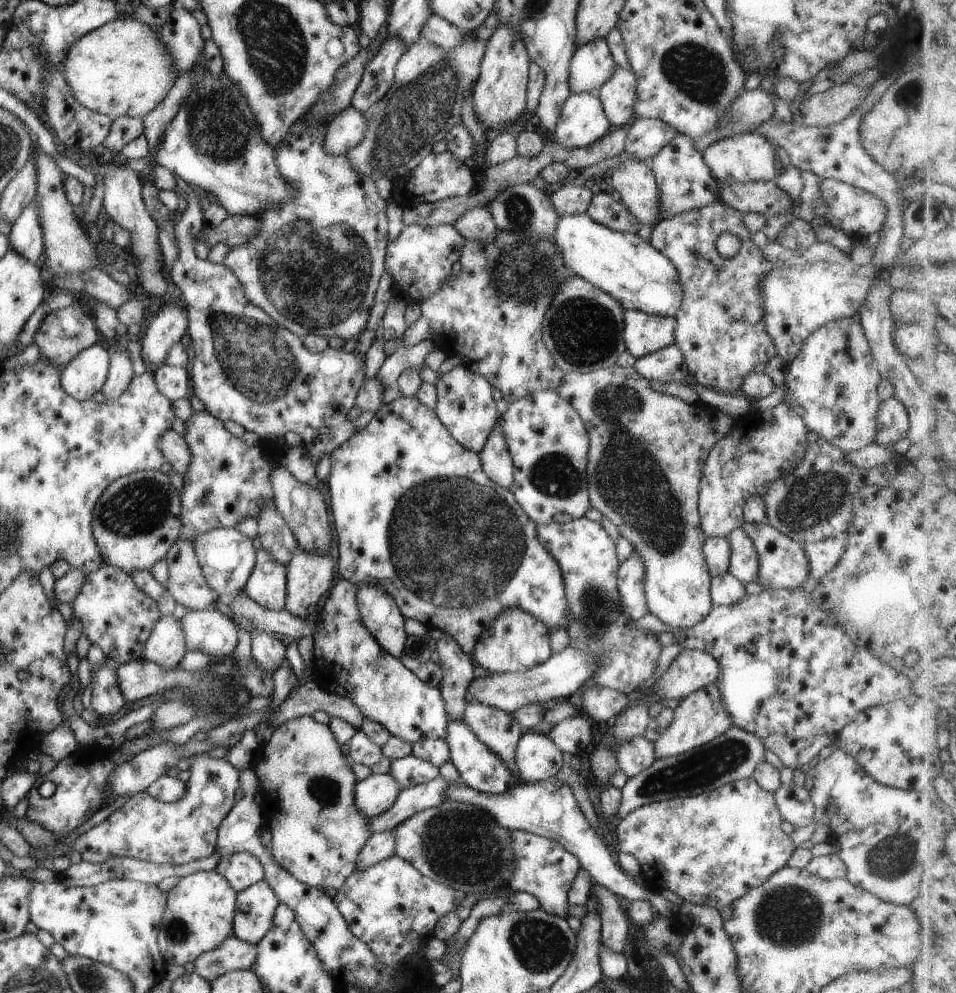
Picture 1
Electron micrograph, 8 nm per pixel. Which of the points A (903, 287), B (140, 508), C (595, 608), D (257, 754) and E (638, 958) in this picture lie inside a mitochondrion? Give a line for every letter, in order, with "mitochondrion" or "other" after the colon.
A: other
B: mitochondrion
C: mitochondrion
D: other
E: other

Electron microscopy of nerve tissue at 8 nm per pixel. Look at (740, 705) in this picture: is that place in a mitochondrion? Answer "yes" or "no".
no

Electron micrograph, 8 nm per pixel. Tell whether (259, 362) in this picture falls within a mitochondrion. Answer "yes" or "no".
yes

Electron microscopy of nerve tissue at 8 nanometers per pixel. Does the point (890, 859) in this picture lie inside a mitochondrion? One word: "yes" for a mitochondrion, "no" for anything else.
yes

